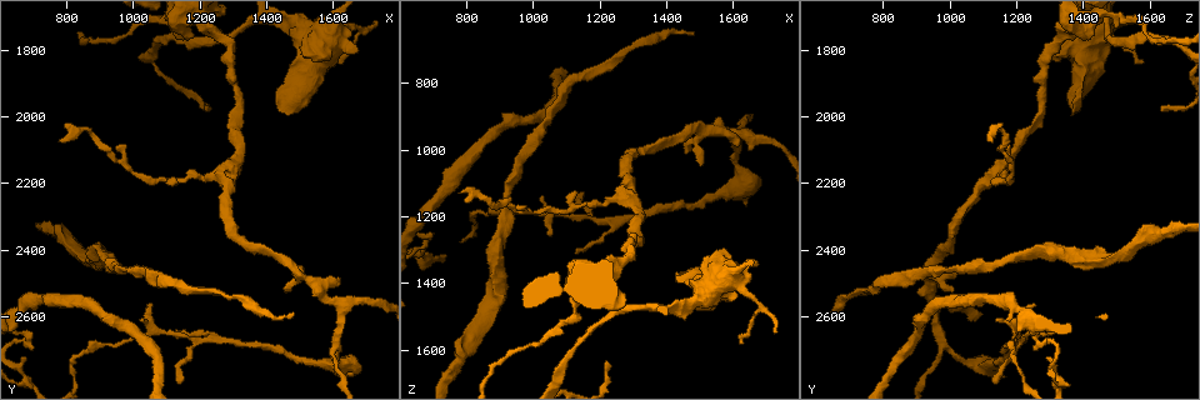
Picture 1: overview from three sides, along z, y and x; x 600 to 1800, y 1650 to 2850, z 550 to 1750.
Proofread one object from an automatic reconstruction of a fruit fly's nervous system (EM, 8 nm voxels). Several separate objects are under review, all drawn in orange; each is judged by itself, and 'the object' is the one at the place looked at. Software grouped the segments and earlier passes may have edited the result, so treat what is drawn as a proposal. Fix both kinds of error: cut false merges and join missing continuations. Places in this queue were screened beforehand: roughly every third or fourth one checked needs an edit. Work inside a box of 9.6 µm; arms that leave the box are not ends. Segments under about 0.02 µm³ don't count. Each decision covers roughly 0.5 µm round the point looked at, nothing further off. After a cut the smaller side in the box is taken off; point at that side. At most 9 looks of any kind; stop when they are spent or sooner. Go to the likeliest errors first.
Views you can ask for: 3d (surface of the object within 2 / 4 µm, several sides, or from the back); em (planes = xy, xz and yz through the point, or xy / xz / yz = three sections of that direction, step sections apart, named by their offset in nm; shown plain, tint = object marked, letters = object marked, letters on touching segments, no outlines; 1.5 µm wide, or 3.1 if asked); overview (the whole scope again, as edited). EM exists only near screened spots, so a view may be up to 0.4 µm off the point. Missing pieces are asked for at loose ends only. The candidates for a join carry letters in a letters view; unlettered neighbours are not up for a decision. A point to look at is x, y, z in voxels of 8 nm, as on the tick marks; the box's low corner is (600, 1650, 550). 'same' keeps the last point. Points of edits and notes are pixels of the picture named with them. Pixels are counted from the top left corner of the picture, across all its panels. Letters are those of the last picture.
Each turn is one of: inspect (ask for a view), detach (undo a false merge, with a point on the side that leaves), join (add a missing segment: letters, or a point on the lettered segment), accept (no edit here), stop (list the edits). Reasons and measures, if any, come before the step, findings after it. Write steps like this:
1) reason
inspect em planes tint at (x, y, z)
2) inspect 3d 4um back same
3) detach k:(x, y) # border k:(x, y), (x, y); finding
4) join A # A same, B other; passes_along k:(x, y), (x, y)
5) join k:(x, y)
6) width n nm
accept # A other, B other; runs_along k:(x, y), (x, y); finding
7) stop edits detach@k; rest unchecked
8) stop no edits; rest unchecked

end of a long branch
inspect 3d 4um at (1490, 2600, 660)

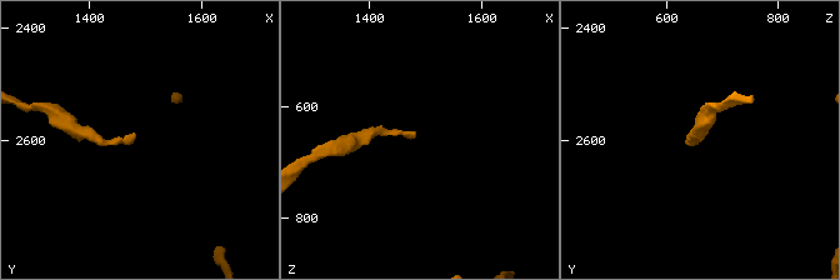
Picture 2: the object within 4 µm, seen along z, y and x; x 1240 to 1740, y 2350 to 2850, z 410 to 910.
inspect em xy step 4 tint at (1485, 2595, 655)

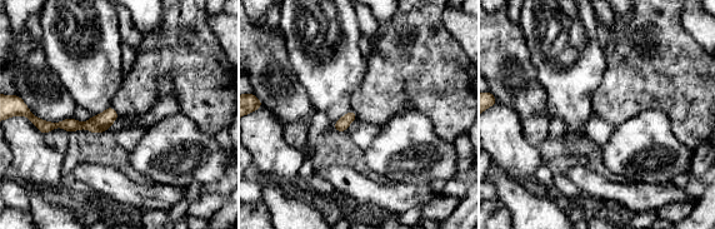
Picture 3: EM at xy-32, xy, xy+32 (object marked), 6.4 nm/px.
inspect em xy step 4 letters same

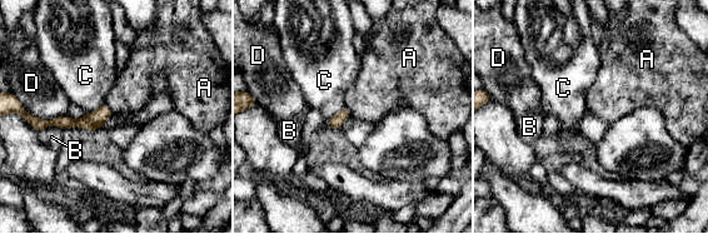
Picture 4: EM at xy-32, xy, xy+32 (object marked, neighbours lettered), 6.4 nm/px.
accept # A other, B other, C other, D other; runs_along 4:(108, 111), (91, 122), (39, 127); no lettered segment goes on from it

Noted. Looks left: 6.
thick end
inspect em planes letters at (1430, 1970, 1370)

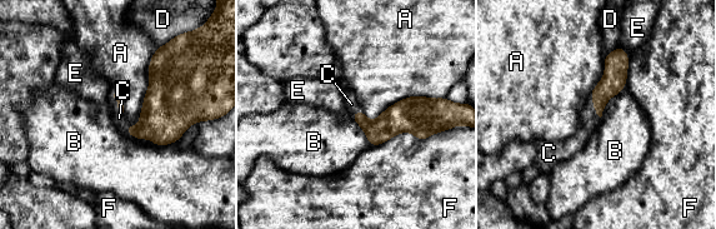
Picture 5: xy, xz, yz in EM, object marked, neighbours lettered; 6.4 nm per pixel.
join C # A other, B other, C same, D other, E other, F other; it goes on there

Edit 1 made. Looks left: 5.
inspect em planes letters at (680, 2670, 1260)

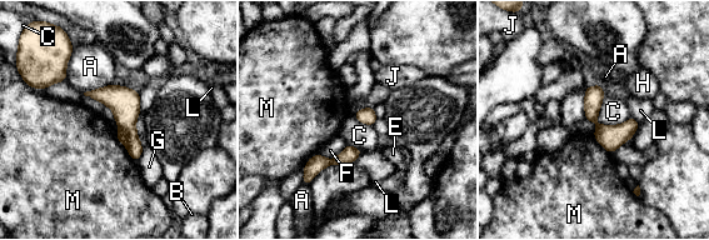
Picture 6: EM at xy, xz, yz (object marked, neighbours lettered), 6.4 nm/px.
width 100 nm
detach 6:(125, 103) # A other, B other, C other, E other, F other, G other, H other, J other, L other, M other; border 6:(121, 128), (126, 134), (126, 145); a second neuron is stuck on

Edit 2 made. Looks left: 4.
stop edits join@5, detach@6; rest unchecked

